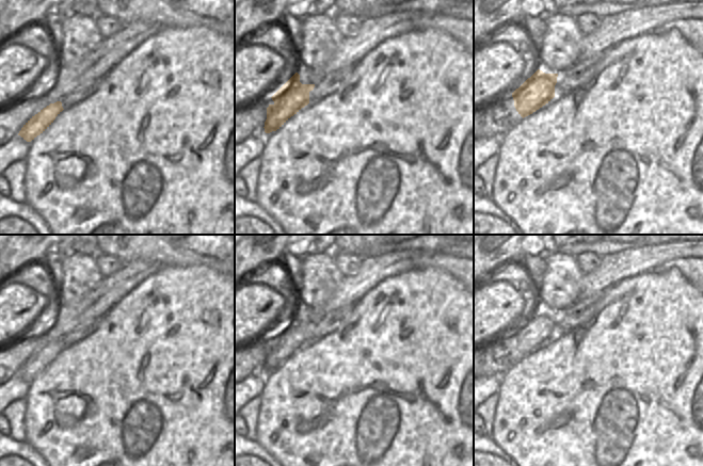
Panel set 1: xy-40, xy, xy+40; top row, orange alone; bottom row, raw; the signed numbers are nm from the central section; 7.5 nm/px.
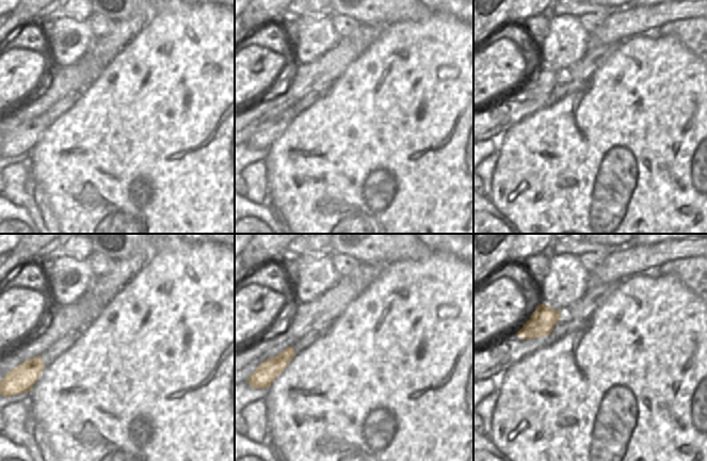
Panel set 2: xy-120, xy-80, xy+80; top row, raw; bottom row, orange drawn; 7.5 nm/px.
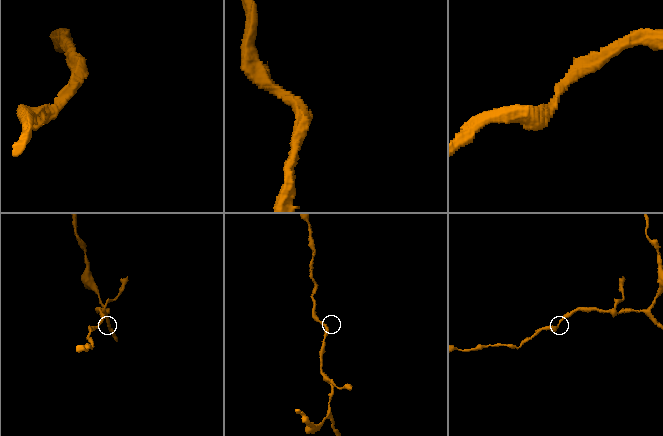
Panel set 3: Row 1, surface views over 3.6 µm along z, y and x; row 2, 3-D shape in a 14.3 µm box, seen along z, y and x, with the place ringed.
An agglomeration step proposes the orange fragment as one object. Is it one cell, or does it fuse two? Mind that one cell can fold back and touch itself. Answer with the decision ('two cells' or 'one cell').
one cell

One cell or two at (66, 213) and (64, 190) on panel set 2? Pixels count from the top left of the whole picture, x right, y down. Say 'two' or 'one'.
one

